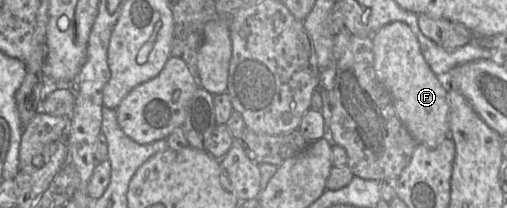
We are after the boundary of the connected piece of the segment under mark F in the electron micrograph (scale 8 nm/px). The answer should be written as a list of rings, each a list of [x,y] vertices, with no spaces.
[[[404,22],[384,25],[372,33],[371,40],[376,77],[390,95],[397,117],[418,144],[436,148],[449,135],[448,85],[430,69],[416,36]]]

